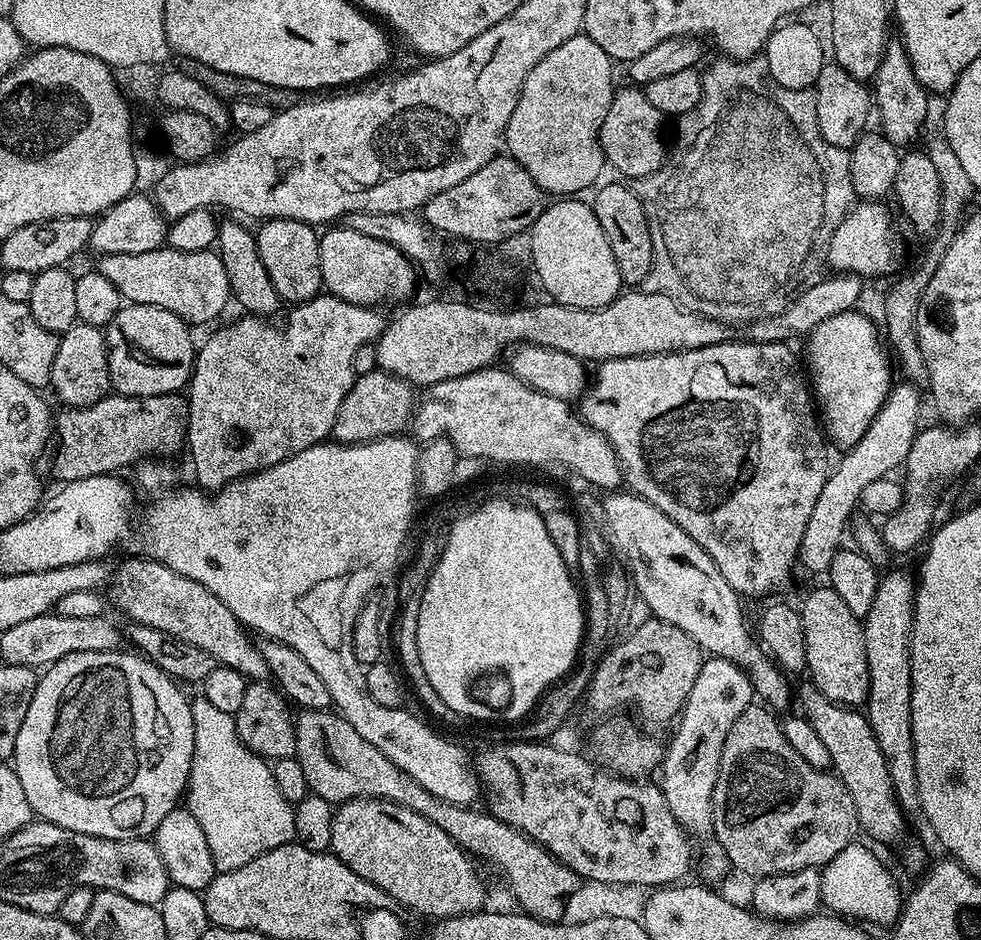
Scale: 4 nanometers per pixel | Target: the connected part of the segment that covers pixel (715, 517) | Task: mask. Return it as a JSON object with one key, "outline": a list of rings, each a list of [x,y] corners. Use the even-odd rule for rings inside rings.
{"outline":[[[732,343],[702,346],[685,352],[663,352],[657,356],[631,356],[603,361],[597,367],[600,369],[594,372],[594,383],[583,396],[579,397],[578,412],[590,427],[607,438],[616,451],[627,487],[646,502],[658,506],[662,514],[666,514],[674,523],[682,526],[682,530],[686,530],[686,534],[690,534],[690,538],[694,538],[694,542],[698,542],[698,546],[702,546],[702,550],[710,554],[722,578],[730,582],[732,589],[739,592],[741,597],[748,598],[764,596],[767,592],[782,587],[791,578],[792,567],[795,569],[798,564],[800,543],[802,536],[806,534],[806,522],[810,522],[814,502],[818,502],[822,486],[826,486],[830,474],[834,474],[834,470],[839,466],[842,452],[828,439],[814,407],[814,396],[810,391],[805,369],[801,361],[800,364],[796,361],[796,356],[788,349],[787,343]]]}

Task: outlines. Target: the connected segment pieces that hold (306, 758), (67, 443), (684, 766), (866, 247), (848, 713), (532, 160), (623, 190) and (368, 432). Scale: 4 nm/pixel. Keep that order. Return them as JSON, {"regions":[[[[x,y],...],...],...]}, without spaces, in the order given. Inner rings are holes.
{"regions":[[[[304,710],[295,717],[295,721],[295,758],[302,766],[311,795],[326,798],[334,806],[339,806],[345,800],[353,800],[359,796],[380,796],[383,800],[398,802],[402,806],[422,814],[422,818],[434,822],[434,826],[438,826],[438,830],[446,830],[448,837],[458,847],[463,848],[465,853],[471,854],[473,857],[481,856],[482,859],[489,860],[504,875],[504,880],[508,883],[508,888],[512,891],[514,899],[520,900],[523,898],[524,892],[528,892],[527,915],[547,918],[553,922],[559,921],[563,917],[560,916],[563,912],[565,915],[566,901],[571,897],[572,892],[581,885],[581,877],[577,876],[574,870],[566,867],[561,860],[554,859],[538,842],[534,842],[514,826],[502,822],[497,816],[492,815],[491,811],[475,812],[477,810],[475,807],[451,804],[434,794],[430,794],[430,790],[418,786],[418,782],[414,782],[414,778],[410,778],[410,774],[406,774],[398,766],[394,766],[394,762],[390,762],[390,758],[386,758],[386,754],[382,754],[377,748],[370,746],[370,742],[366,742],[366,738],[362,738],[362,734],[358,734],[358,730],[354,730],[354,726],[350,726],[350,722],[346,722],[343,716],[335,711]],[[524,848],[529,848],[528,880],[524,880],[524,860],[520,857],[524,852]]],[[[117,394],[103,396],[97,404],[91,404],[85,408],[68,408],[64,413],[57,415],[54,420],[55,427],[58,429],[58,440],[60,436],[60,445],[56,448],[56,472],[61,476],[61,481],[81,480],[82,478],[94,478],[95,476],[110,476],[119,473],[119,468],[124,468],[127,464],[131,466],[139,465],[149,458],[172,458],[176,451],[183,449],[188,435],[188,406],[185,397],[180,394],[163,395],[154,397],[130,397]]],[[[709,657],[695,678],[694,687],[681,708],[670,744],[665,747],[658,787],[670,806],[670,814],[689,837],[709,835],[712,832],[712,795],[718,782],[722,746],[738,714],[755,699],[749,676],[728,659]]],[[[860,202],[857,208],[841,215],[839,224],[827,237],[828,264],[832,270],[861,278],[884,276],[895,270],[896,228],[888,217],[887,206],[882,203]]],[[[811,682],[798,688],[799,700],[804,706],[802,714],[814,726],[830,754],[831,771],[843,782],[846,790],[850,790],[857,825],[863,831],[865,828],[874,839],[890,843],[902,832],[904,812],[897,802],[896,791],[890,782],[890,770],[886,770],[886,758],[882,758],[882,746],[878,746],[878,738],[874,738],[874,730],[870,730],[867,715],[855,707],[828,700]]],[[[581,34],[562,42],[558,50],[550,50],[550,54],[546,54],[546,58],[542,58],[542,62],[538,62],[530,74],[526,74],[518,106],[514,106],[514,114],[510,114],[510,122],[504,131],[503,143],[507,155],[516,160],[526,170],[526,174],[530,174],[530,178],[534,178],[536,185],[545,194],[552,195],[553,192],[556,198],[572,198],[584,194],[580,192],[586,191],[588,187],[591,189],[601,179],[600,171],[606,168],[606,161],[600,145],[600,131],[606,110],[610,110],[614,91],[612,68],[614,62],[606,50],[602,50],[598,42]]],[[[603,184],[595,189],[596,200],[591,201],[592,209],[602,226],[602,234],[606,234],[606,242],[610,242],[610,250],[614,250],[614,262],[618,262],[621,281],[628,286],[643,285],[640,283],[651,274],[652,263],[655,265],[658,260],[646,210],[642,210],[642,202],[629,185],[627,188],[624,184]]],[[[367,372],[353,379],[342,406],[338,406],[338,418],[334,418],[331,439],[337,444],[369,444],[381,436],[395,436],[409,427],[418,396],[407,380],[389,372]]]]}

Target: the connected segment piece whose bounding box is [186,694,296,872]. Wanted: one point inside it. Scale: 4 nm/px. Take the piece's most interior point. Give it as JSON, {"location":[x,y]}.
{"location":[231,791]}

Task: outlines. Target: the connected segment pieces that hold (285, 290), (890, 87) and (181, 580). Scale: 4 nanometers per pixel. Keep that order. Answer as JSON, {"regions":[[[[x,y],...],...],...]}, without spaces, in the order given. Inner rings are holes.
{"regions":[[[[279,218],[263,221],[259,228],[255,233],[258,254],[262,258],[262,266],[266,266],[266,274],[270,274],[270,282],[274,282],[274,290],[278,290],[281,301],[292,300],[291,303],[297,305],[321,295],[324,279],[317,229],[313,225],[305,224],[303,220]]],[[[885,43],[874,77],[874,112],[877,117],[880,115],[879,127],[890,143],[897,146],[912,146],[915,145],[912,144],[915,140],[921,139],[929,95],[928,89],[922,86],[922,82],[918,82],[903,43]]],[[[145,558],[145,560],[130,560],[128,561],[120,570],[120,572],[111,577],[110,583],[106,588],[106,596],[109,601],[112,600],[117,604],[118,607],[121,608],[122,611],[125,612],[129,617],[127,618],[129,621],[135,622],[137,624],[145,624],[146,626],[154,626],[154,630],[162,630],[165,636],[173,636],[174,638],[178,638],[182,642],[190,642],[190,646],[198,646],[200,650],[206,650],[206,654],[210,654],[213,656],[217,662],[219,662],[223,667],[233,668],[234,670],[238,670],[242,675],[248,677],[249,681],[252,682],[264,682],[269,679],[270,673],[268,671],[268,663],[262,658],[262,654],[260,653],[259,647],[254,643],[252,644],[253,637],[249,635],[246,631],[243,624],[241,624],[238,618],[234,618],[234,614],[230,614],[230,610],[226,605],[224,605],[218,598],[214,598],[214,594],[210,594],[210,590],[206,586],[202,586],[198,582],[194,582],[190,578],[186,578],[182,574],[178,574],[174,570],[170,570],[170,566],[166,566],[165,564],[160,564],[157,560],[151,558]]]]}

